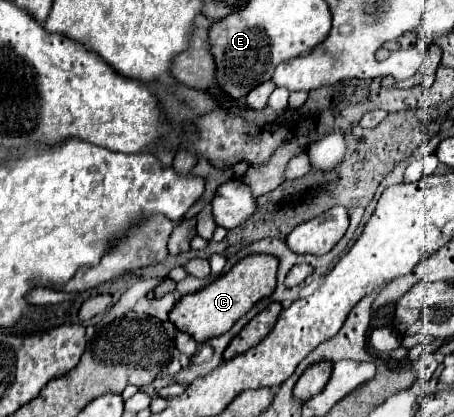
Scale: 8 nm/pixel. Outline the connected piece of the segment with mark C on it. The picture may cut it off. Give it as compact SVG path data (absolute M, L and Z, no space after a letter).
M251 254L239 260L227 274L219 276L215 282L211 282L207 288L183 296L175 308L169 312L169 320L181 330L193 336L199 344L205 340L211 340L213 336L221 336L231 326L245 316L251 306L255 306L259 300L269 298L275 292L277 284L277 264L279 260L271 254Z

